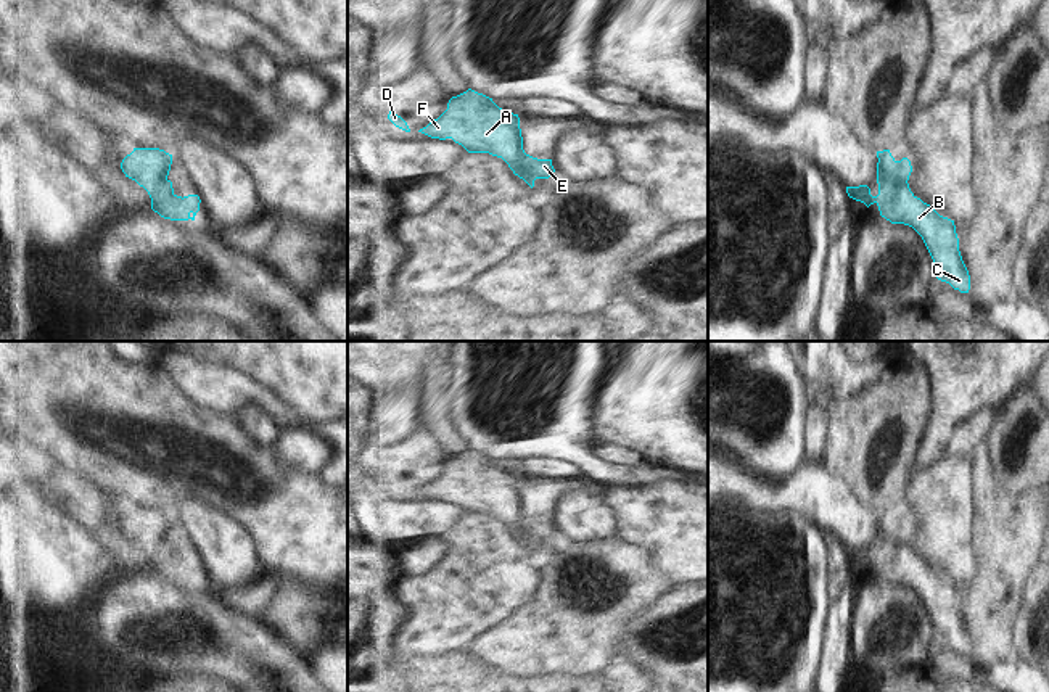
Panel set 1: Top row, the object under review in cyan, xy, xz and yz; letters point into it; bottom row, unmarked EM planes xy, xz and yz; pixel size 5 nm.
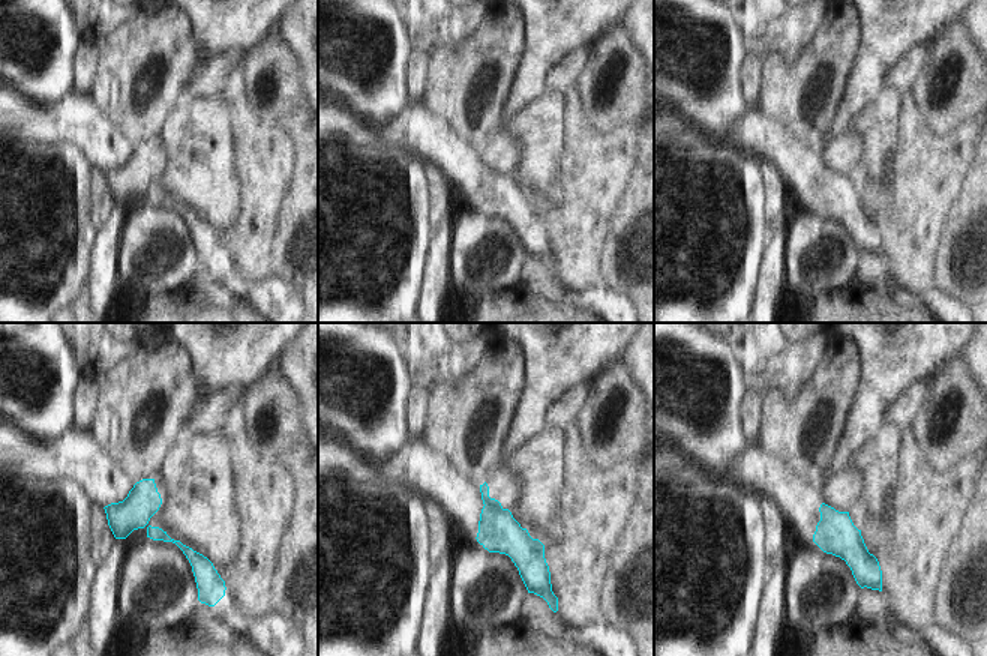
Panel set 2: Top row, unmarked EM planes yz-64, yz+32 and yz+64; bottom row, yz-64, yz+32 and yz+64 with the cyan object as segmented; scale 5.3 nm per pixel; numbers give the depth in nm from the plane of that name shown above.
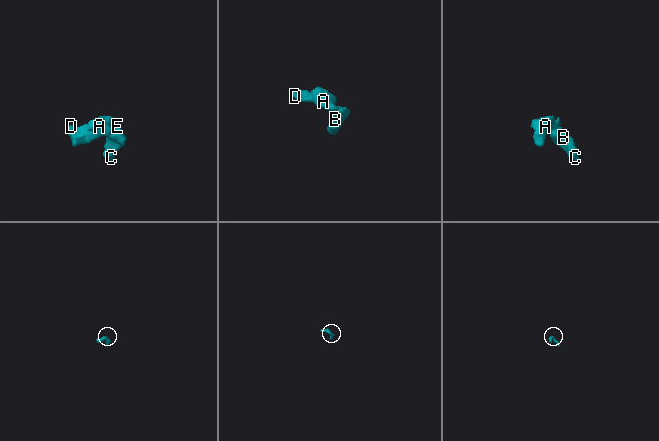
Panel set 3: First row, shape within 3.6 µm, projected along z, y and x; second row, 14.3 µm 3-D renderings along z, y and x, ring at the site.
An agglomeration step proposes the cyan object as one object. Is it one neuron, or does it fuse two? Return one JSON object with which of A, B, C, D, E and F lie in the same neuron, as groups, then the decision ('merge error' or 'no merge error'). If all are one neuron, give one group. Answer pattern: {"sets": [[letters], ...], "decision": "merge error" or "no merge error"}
{"sets": [["A", "D", "F"], ["B", "C", "E"]], "decision": "merge error"}

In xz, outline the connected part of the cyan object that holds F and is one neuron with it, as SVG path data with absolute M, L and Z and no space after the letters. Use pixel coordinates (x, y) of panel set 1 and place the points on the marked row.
M471 89L452 97L447 109L418 132L431 138L452 138L468 153L502 158L515 175L524 174L523 137L518 114L499 108L492 98Z

